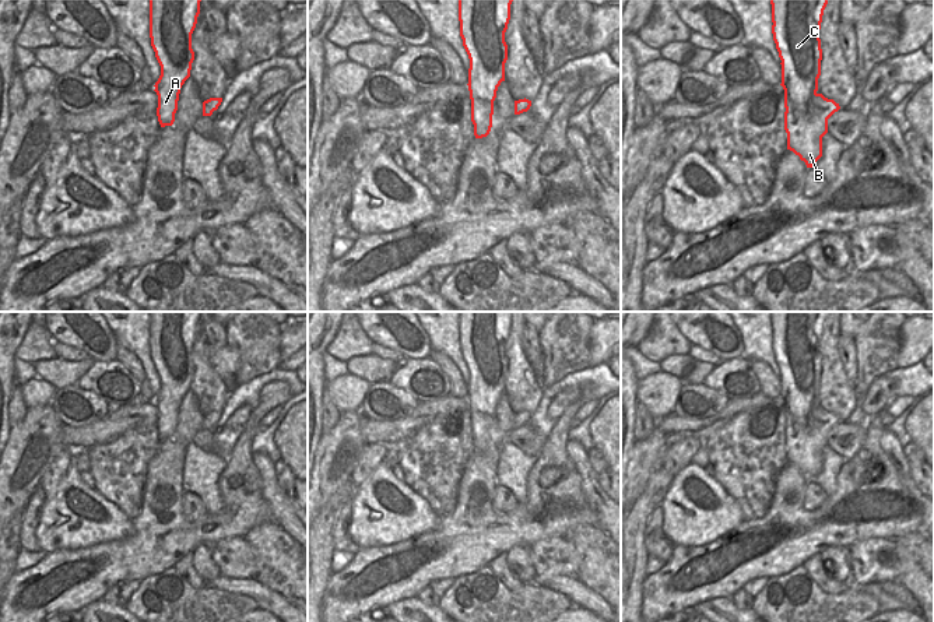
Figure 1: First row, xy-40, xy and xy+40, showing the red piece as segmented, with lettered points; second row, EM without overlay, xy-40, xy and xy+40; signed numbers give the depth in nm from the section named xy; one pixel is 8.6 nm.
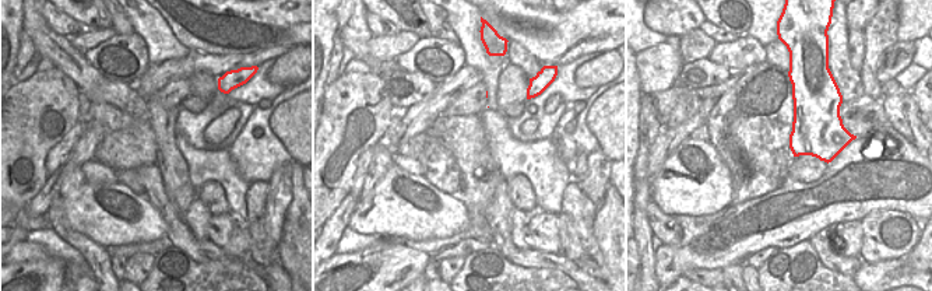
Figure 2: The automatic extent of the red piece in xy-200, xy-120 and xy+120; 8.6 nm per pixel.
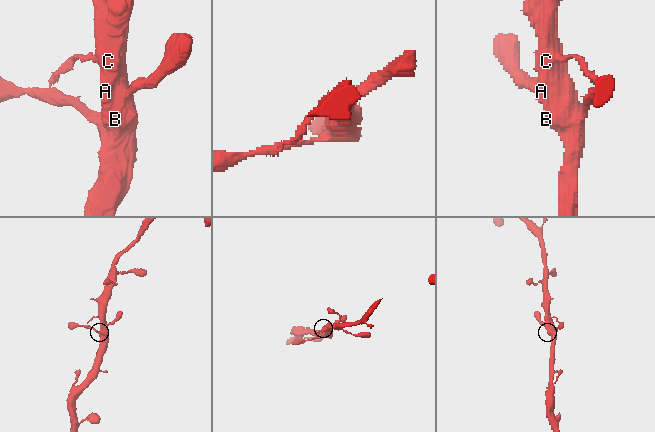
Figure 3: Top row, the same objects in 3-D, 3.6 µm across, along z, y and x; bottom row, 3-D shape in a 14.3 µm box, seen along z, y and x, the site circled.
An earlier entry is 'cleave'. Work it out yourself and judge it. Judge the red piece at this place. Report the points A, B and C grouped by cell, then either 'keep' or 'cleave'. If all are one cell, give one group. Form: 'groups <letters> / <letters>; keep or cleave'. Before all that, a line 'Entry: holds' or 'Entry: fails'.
Entry: fails
groups A B C; keep

